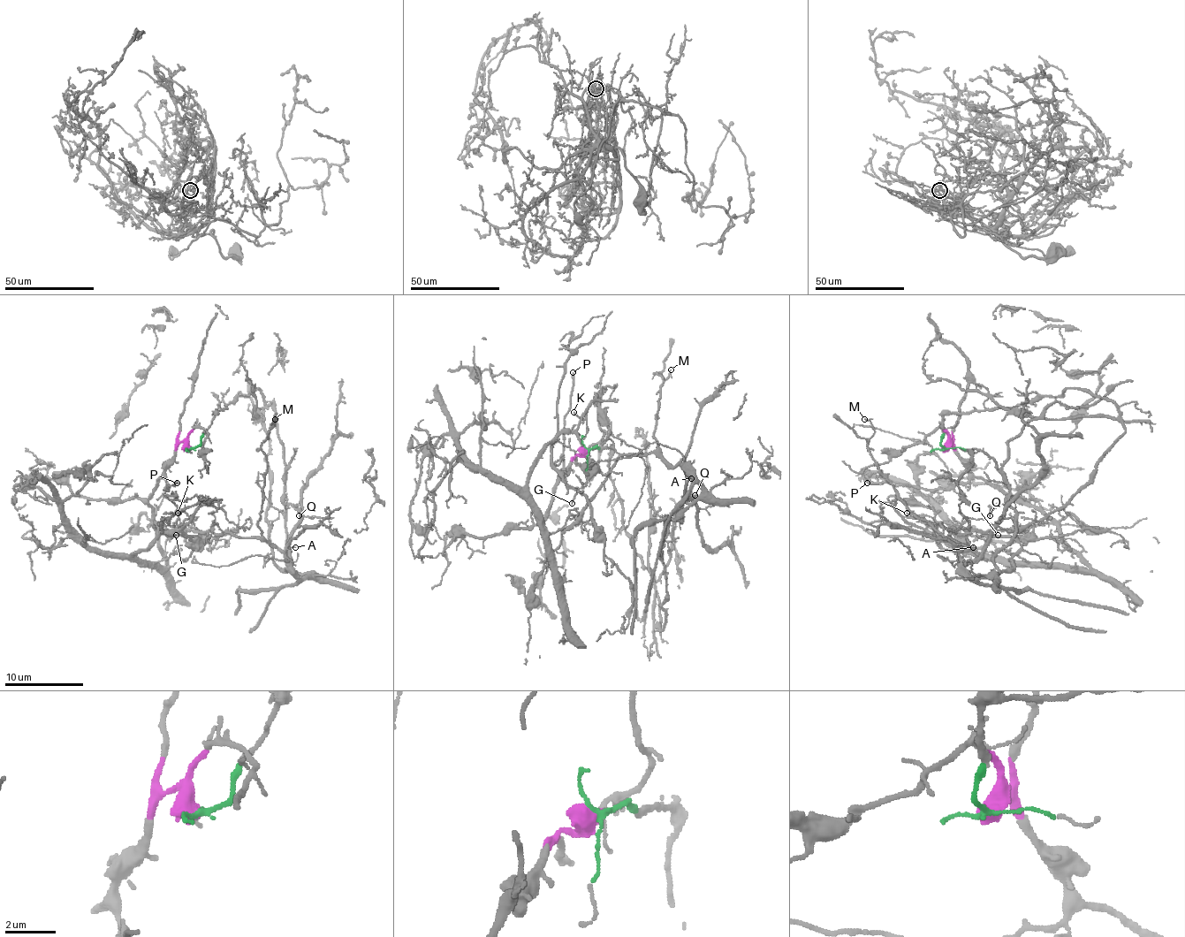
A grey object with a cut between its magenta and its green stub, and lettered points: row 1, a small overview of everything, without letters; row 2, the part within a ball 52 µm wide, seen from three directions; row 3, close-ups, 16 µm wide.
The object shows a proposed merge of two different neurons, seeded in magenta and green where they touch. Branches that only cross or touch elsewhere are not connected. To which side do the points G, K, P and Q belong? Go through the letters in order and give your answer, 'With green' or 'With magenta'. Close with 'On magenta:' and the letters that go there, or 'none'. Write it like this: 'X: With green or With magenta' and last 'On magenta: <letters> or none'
G: With magenta
K: With magenta
P: With magenta
Q: With green
On magenta: G, K, P

